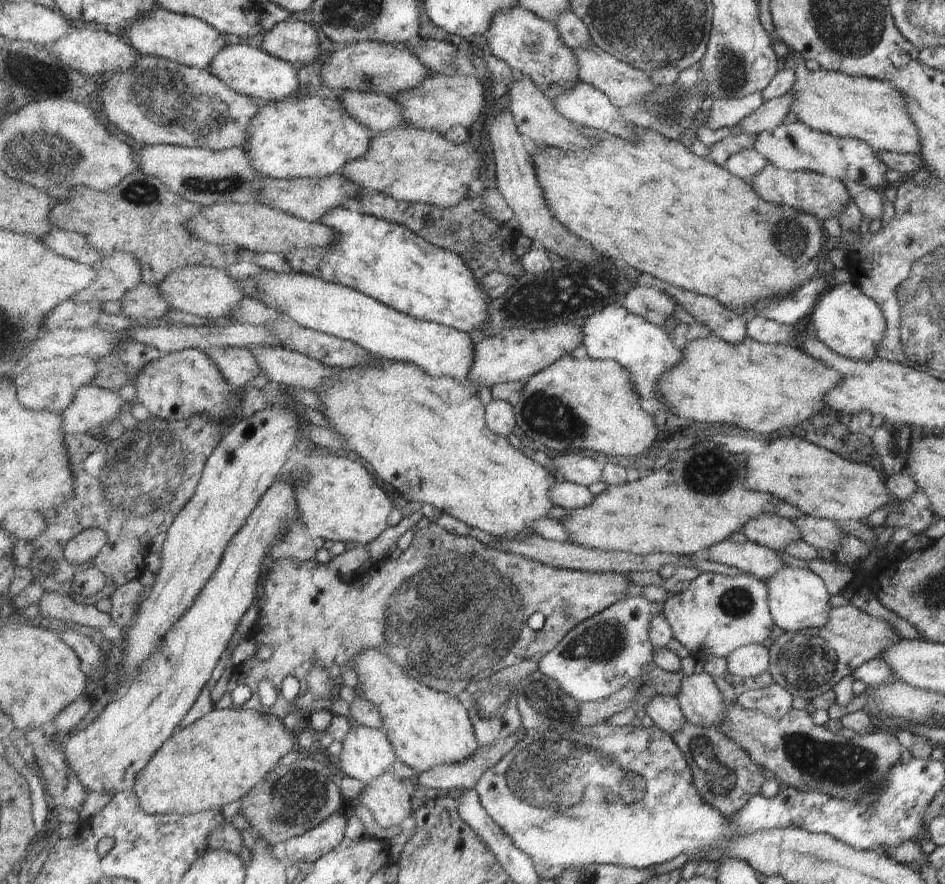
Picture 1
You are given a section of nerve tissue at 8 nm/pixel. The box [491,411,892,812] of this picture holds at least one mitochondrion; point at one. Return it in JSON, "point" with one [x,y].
{"point":[841,768]}

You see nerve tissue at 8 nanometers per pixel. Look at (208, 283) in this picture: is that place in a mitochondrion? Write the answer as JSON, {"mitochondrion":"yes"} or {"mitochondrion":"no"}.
{"mitochondrion":"no"}

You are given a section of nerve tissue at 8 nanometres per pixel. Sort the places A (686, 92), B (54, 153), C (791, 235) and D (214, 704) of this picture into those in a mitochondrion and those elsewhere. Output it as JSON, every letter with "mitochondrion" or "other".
{"A":"mitochondrion","B":"mitochondrion","C":"mitochondrion","D":"other"}

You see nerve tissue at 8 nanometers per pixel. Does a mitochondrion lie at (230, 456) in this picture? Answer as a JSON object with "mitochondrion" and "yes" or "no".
{"mitochondrion":"no"}

